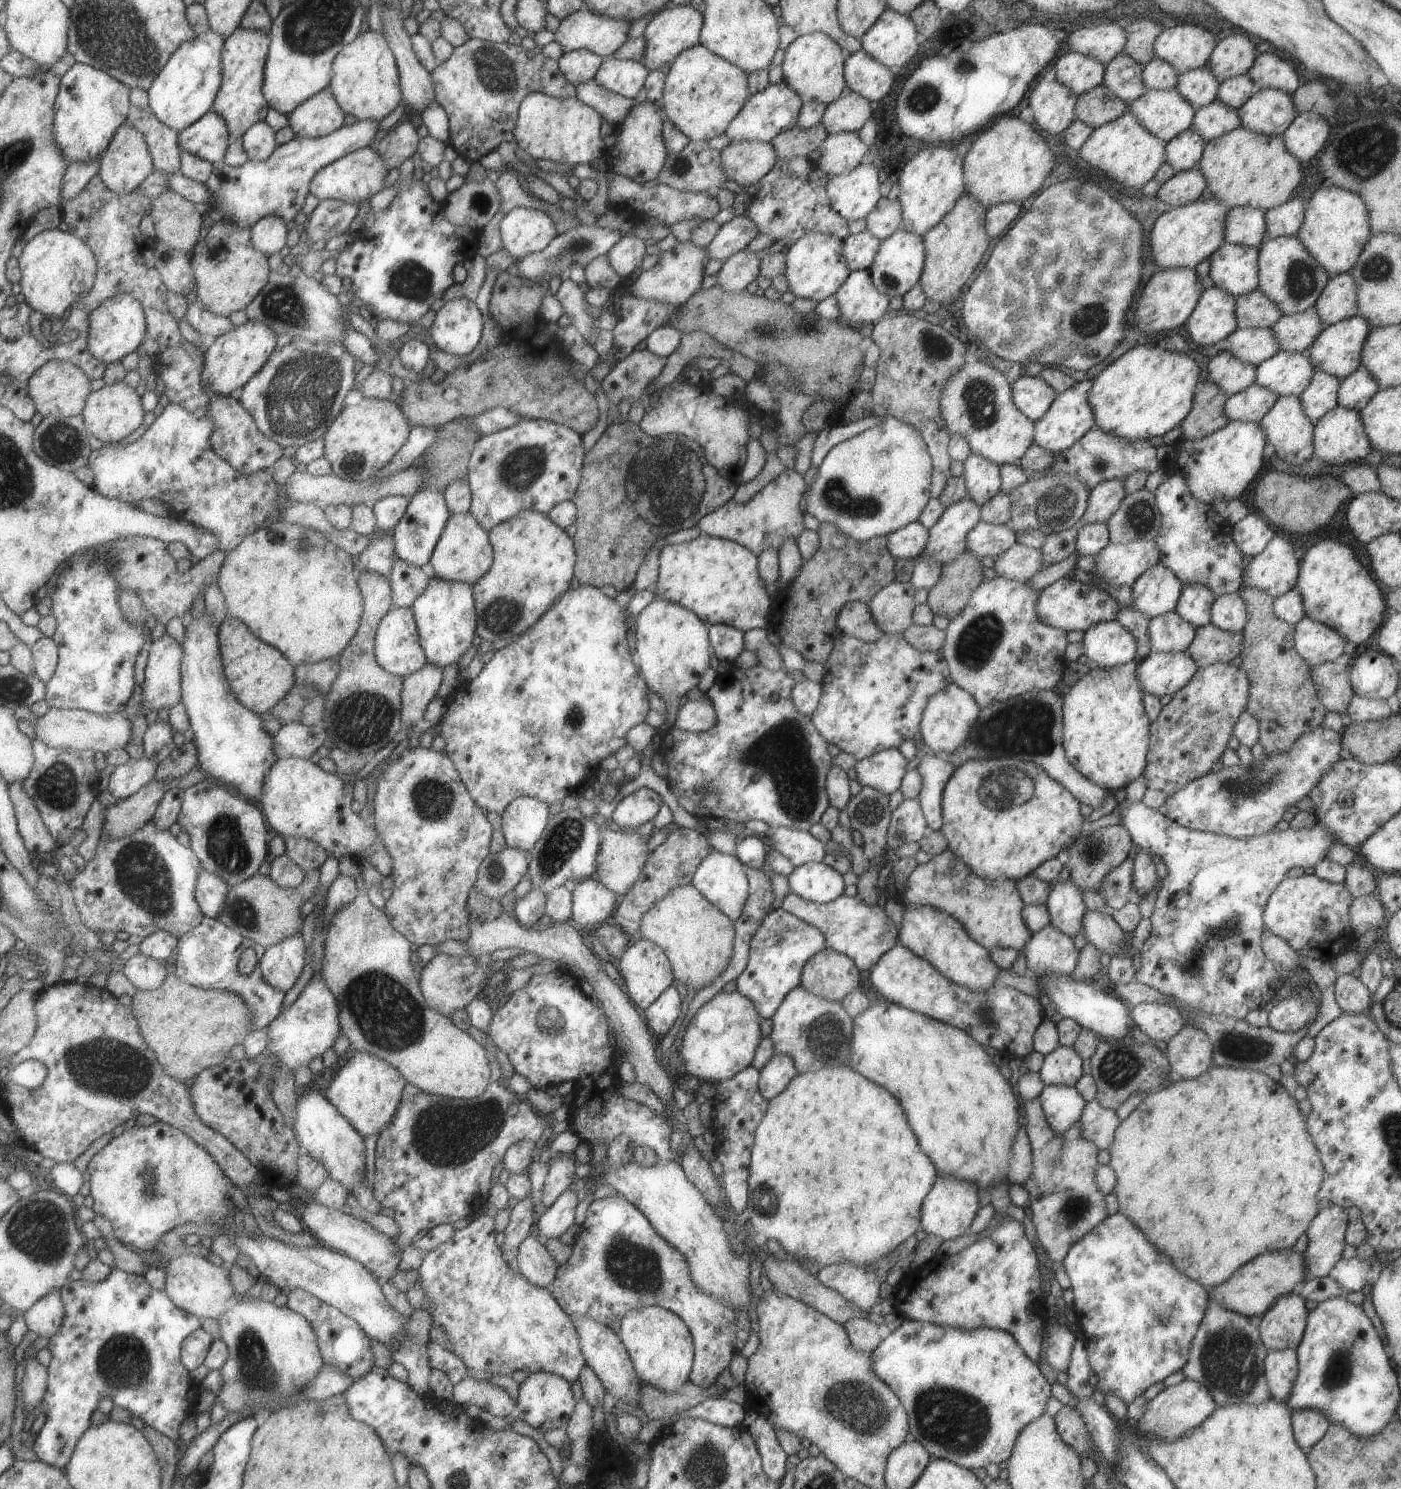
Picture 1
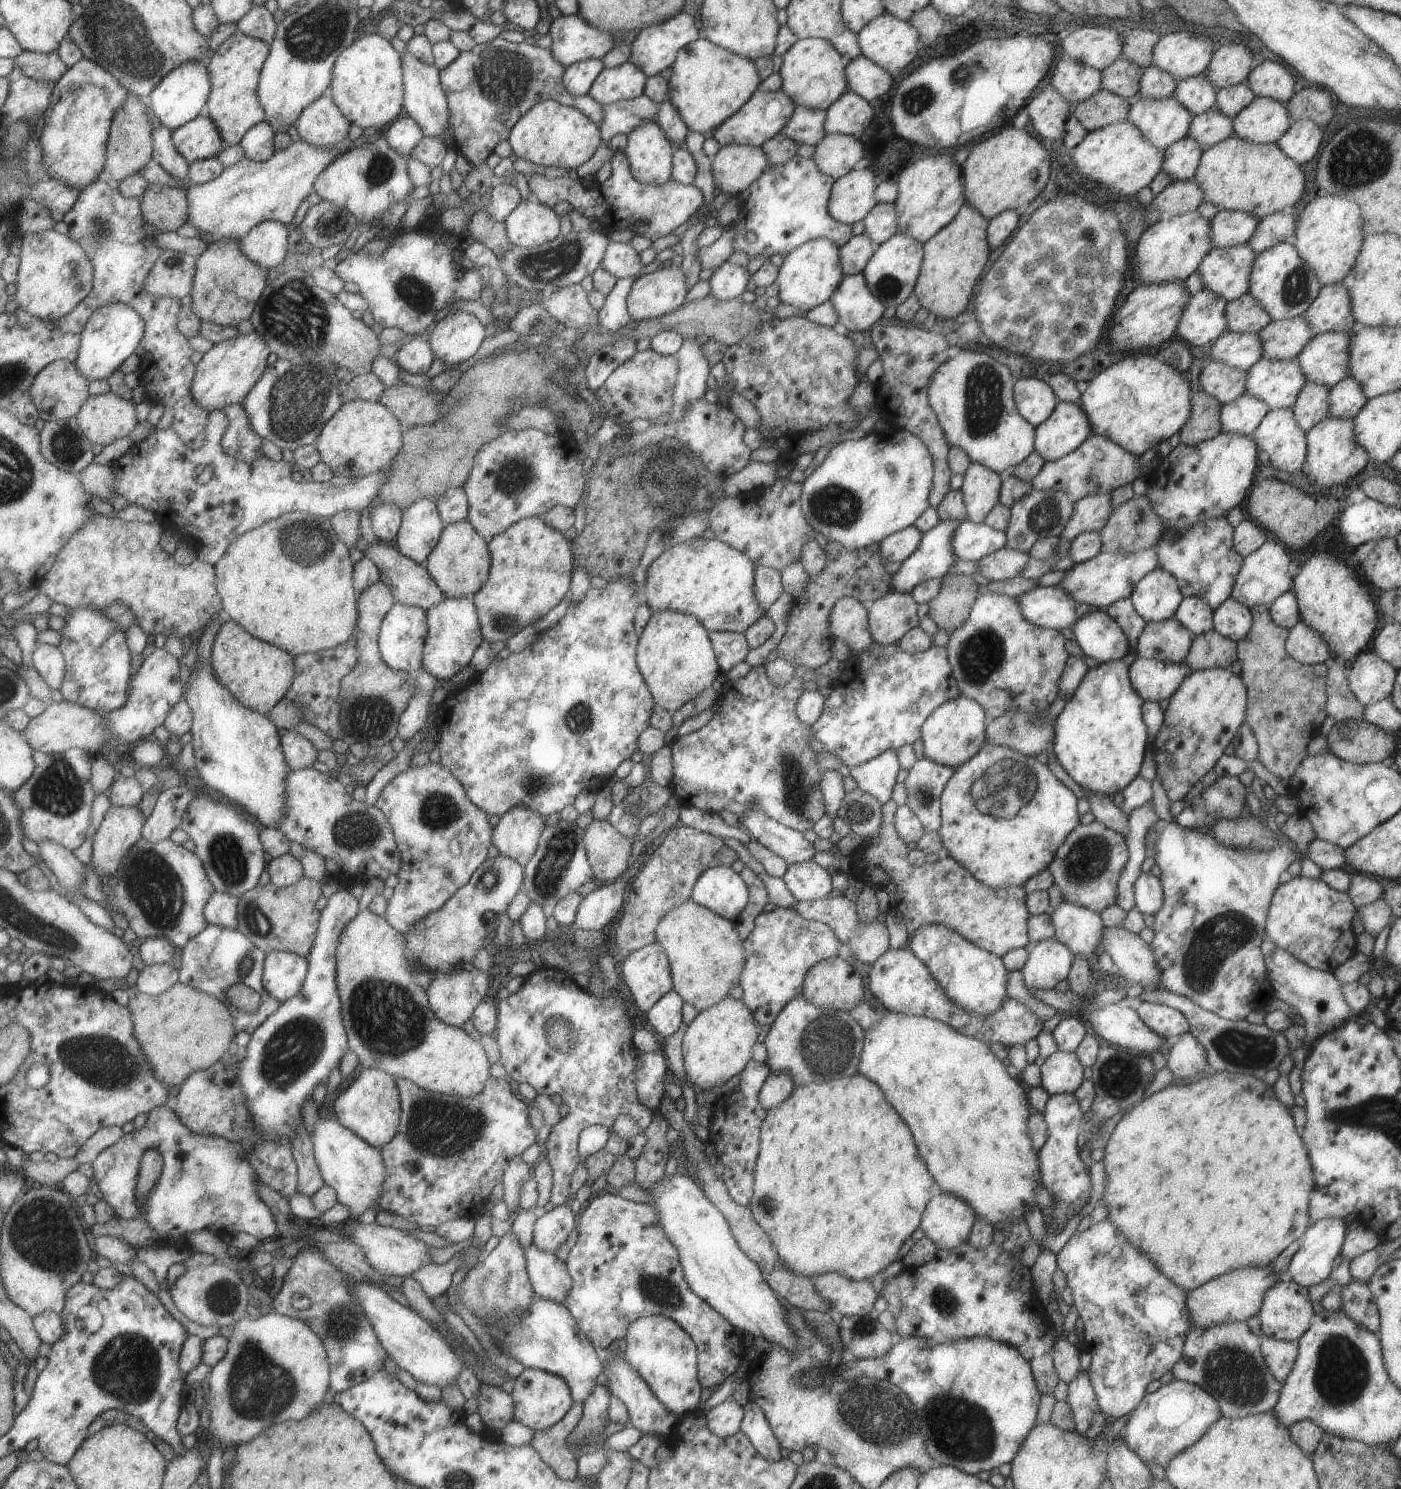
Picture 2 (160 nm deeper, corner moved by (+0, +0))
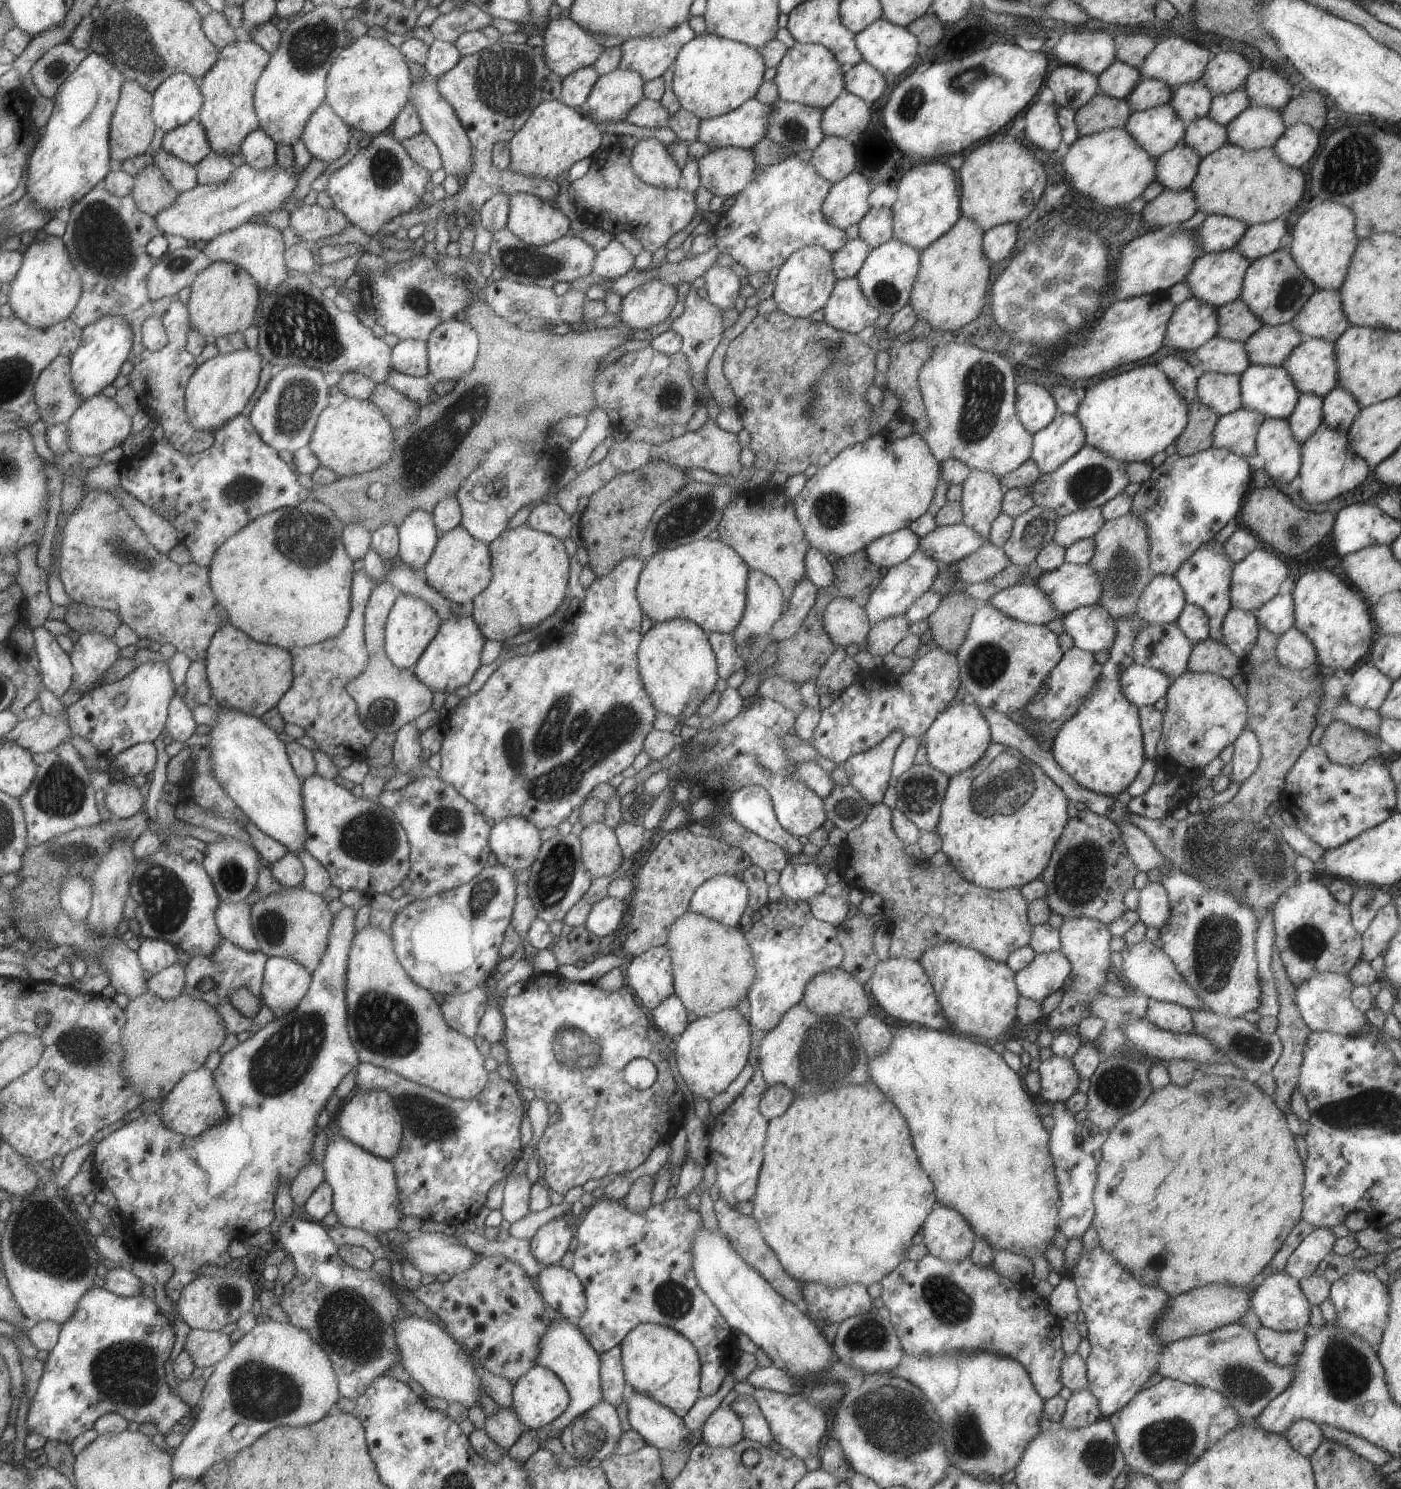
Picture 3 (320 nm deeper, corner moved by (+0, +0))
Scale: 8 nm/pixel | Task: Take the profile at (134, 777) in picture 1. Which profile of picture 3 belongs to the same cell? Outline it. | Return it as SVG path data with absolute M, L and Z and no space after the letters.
M126 778L108 786L105 791L104 805L112 816L128 819L144 810L145 790Z

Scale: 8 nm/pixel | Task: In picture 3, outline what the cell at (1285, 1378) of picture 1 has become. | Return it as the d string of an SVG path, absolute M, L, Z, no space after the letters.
M1263 1325L1256 1330L1255 1335L1261 1354L1280 1367L1296 1364L1306 1337L1304 1329L1283 1332Z

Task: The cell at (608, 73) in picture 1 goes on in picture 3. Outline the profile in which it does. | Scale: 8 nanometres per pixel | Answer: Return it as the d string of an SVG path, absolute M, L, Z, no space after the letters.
M617 68L596 78L583 106L596 124L625 121L627 113L644 97L643 83L635 71Z

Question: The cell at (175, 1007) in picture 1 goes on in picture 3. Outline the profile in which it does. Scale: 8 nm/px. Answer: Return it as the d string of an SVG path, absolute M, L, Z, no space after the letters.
M147 992L130 999L125 1009L128 1019L122 1034L122 1071L134 1091L145 1100L167 1096L188 1072L203 1067L211 1052L219 1052L227 1038L226 1022L217 1009L186 992L170 1001Z

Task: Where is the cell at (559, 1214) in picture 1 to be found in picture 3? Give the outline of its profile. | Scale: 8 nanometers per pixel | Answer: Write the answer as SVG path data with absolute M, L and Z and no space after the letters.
M551 1219L530 1238L530 1253L543 1267L557 1265L571 1242L571 1230L563 1219Z

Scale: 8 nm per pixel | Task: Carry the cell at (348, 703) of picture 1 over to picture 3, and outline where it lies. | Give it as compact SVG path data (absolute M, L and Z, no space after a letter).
M387 581L373 586L364 610L364 641L368 659L366 667L354 679L346 684L347 694L356 704L361 724L374 734L377 740L383 740L391 732L397 732L404 724L413 720L431 708L433 691L419 682L414 672L395 666L387 658L384 649L384 626L389 609L394 603L397 590Z

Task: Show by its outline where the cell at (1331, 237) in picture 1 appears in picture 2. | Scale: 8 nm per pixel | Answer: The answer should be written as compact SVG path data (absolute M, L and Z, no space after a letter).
M1325 195L1316 196L1301 210L1291 242L1299 258L1312 268L1323 286L1341 282L1353 269L1363 237L1362 218L1357 204L1339 195Z

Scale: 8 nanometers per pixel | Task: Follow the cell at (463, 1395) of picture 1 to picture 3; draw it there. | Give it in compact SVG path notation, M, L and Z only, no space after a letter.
M499 1409L493 1416L485 1416L484 1431L487 1436L506 1451L523 1432L524 1426L511 1409Z

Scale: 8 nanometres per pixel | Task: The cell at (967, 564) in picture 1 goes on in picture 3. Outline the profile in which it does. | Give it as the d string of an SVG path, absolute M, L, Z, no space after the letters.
M961 591L945 596L926 621L934 644L955 654L965 638L978 602Z

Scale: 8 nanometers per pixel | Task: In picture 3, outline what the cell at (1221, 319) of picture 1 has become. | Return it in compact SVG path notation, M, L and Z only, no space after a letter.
M1191 296L1174 306L1162 344L1171 346L1178 350L1179 355L1184 355L1215 336L1216 324L1216 308Z

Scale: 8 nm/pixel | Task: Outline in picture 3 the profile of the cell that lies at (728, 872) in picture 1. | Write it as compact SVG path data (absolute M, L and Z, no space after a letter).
M715 875L691 895L690 911L719 924L737 926L748 903L748 890L733 875Z

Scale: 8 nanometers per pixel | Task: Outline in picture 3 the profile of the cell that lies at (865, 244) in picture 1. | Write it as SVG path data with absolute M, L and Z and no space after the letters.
M848 240L832 254L832 271L836 279L848 279L857 274L871 247L863 240Z

